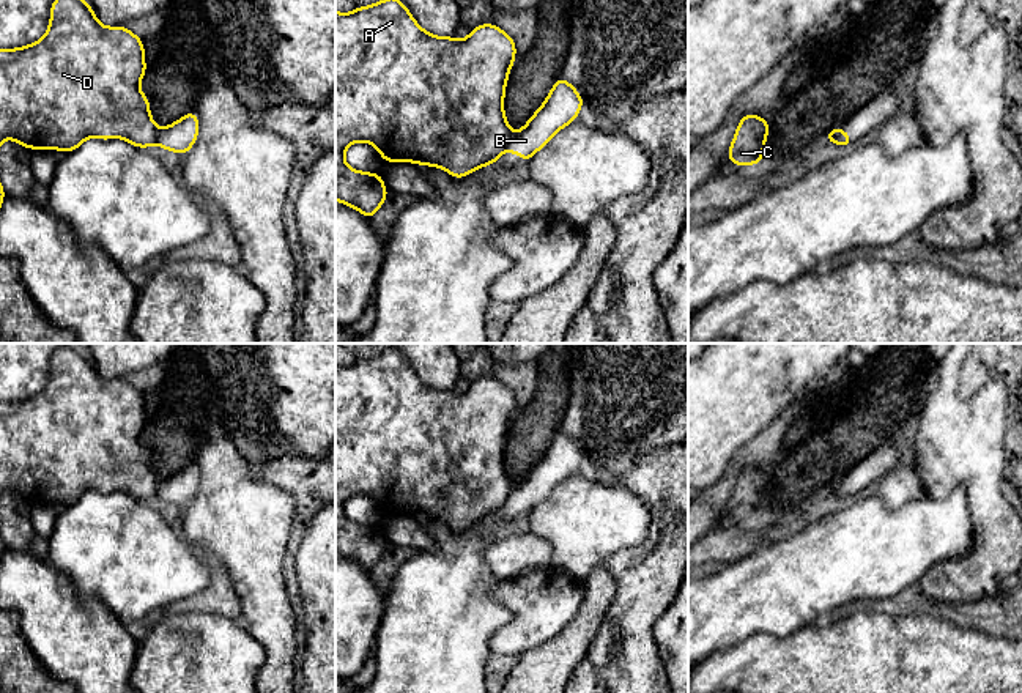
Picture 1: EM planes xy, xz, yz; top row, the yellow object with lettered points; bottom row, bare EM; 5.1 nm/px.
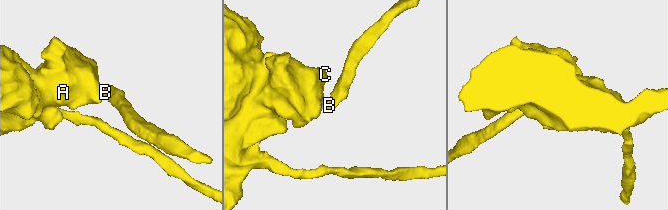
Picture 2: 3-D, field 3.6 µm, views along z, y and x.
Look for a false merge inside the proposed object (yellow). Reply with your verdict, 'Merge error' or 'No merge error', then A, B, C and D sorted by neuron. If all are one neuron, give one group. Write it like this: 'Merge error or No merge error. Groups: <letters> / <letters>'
Merge error. Groups: A C D / B

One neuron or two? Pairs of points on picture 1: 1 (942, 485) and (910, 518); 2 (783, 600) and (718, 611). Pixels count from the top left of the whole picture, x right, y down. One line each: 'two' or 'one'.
1: two
2: one

